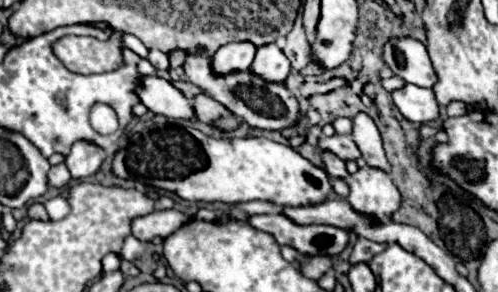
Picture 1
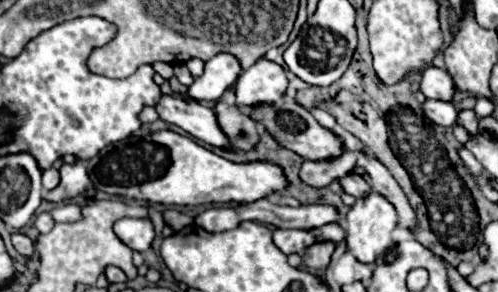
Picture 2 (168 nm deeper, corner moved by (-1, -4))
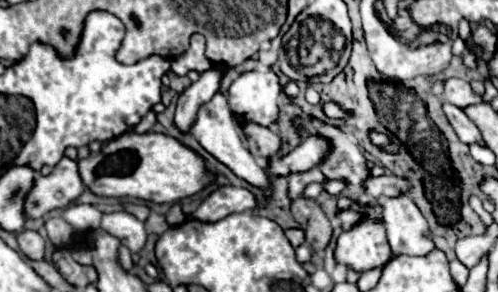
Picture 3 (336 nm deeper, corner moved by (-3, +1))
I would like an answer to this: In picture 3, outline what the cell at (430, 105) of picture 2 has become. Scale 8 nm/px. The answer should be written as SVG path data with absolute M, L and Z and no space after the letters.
M442 103L442 109L444 109L444 115L448 117L450 125L454 127L456 135L464 141L464 143L482 143L482 135L478 131L478 127L468 119L468 115L460 109L460 107L454 107L450 103Z

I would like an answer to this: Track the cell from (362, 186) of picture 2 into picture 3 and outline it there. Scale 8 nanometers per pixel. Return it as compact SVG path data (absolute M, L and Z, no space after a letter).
M382 175L382 177L368 177L362 185L364 193L372 195L374 199L380 199L380 197L394 197L398 195L398 191L406 191L410 187L410 183L406 179L398 179L394 175Z

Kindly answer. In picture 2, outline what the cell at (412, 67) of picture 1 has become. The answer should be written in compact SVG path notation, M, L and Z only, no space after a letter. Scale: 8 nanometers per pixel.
M428 66L422 70L422 82L420 82L420 92L426 98L434 98L434 100L444 100L444 102L452 102L454 100L454 84L452 78L448 76L448 72Z

